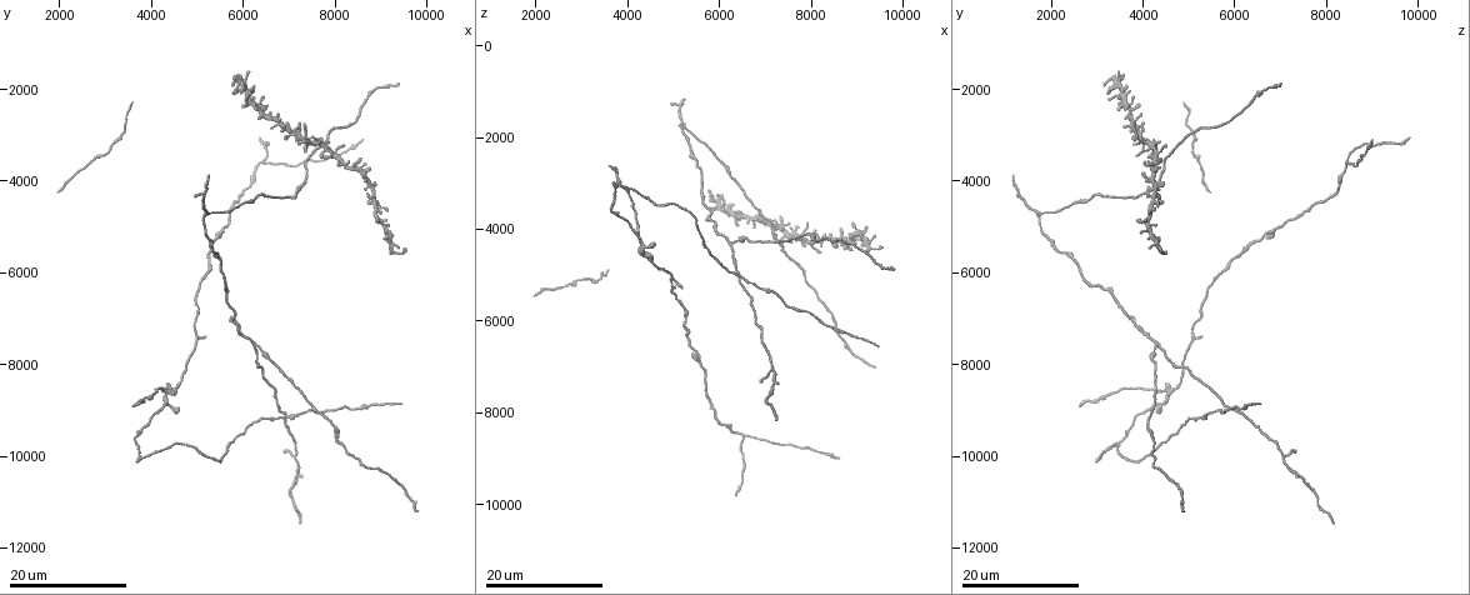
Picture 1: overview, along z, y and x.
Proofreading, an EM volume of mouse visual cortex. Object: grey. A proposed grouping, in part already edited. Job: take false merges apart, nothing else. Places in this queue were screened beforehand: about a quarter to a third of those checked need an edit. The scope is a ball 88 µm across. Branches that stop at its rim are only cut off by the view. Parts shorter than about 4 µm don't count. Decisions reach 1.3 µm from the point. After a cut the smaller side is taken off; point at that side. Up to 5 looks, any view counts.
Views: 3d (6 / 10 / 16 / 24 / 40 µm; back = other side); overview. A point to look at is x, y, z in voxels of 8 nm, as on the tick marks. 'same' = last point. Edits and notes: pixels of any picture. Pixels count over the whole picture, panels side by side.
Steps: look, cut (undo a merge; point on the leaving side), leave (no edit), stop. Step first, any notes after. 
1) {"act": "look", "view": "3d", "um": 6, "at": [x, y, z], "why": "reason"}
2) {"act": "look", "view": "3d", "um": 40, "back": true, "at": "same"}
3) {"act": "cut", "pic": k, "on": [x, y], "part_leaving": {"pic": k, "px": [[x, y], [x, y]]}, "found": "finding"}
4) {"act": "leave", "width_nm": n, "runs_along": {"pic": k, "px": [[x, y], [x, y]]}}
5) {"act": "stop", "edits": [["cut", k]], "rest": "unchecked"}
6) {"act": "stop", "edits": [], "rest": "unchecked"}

{"act": "look", "view": "3d", "um": 24, "at": [6300, 7600, 4250], "why": "a fork"}

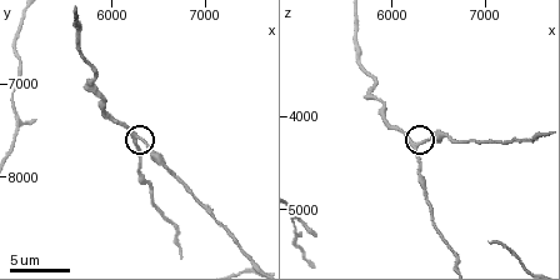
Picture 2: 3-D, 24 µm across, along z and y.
{"act": "look", "view": "3d", "um": 10, "at": [6250, 7550, 4300], "why": "closer look"}

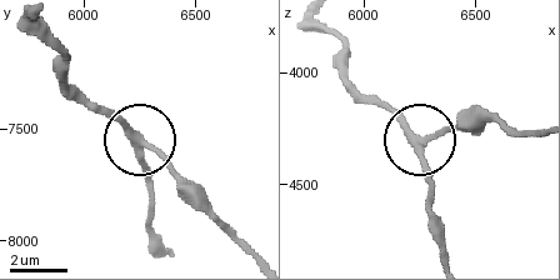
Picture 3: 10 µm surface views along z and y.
{"act": "leave", "width_nm": 270, "runs_along": {"pic": 3, "px": [[446, 258], [428, 201], [420, 144], [449, 129], [468, 129]]}, "found": "one neuron here"}

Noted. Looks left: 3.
{"act": "look", "view": "3d", "um": 24, "at": [6050, 4500, 2550], "why": "thick turns thin"}

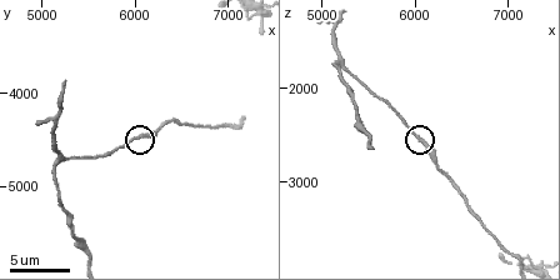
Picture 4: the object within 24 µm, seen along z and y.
{"act": "look", "view": "3d", "um": 6, "at": [6050, 4500, 2500], "why": "closer look"}

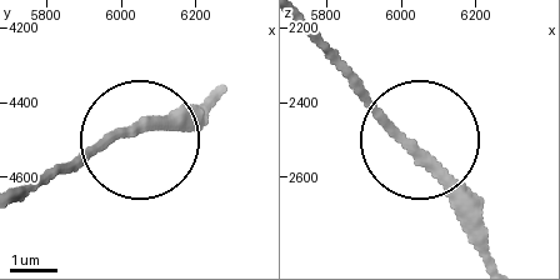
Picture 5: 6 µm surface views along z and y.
{"act": "leave", "runs_along": {"pic": 5, "px": [[24, 191], [128, 133], [200, 124]]}, "found": "continuous, no second neuron"}

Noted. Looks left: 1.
{"act": "stop", "edits": [], "rest": "unchecked"}

